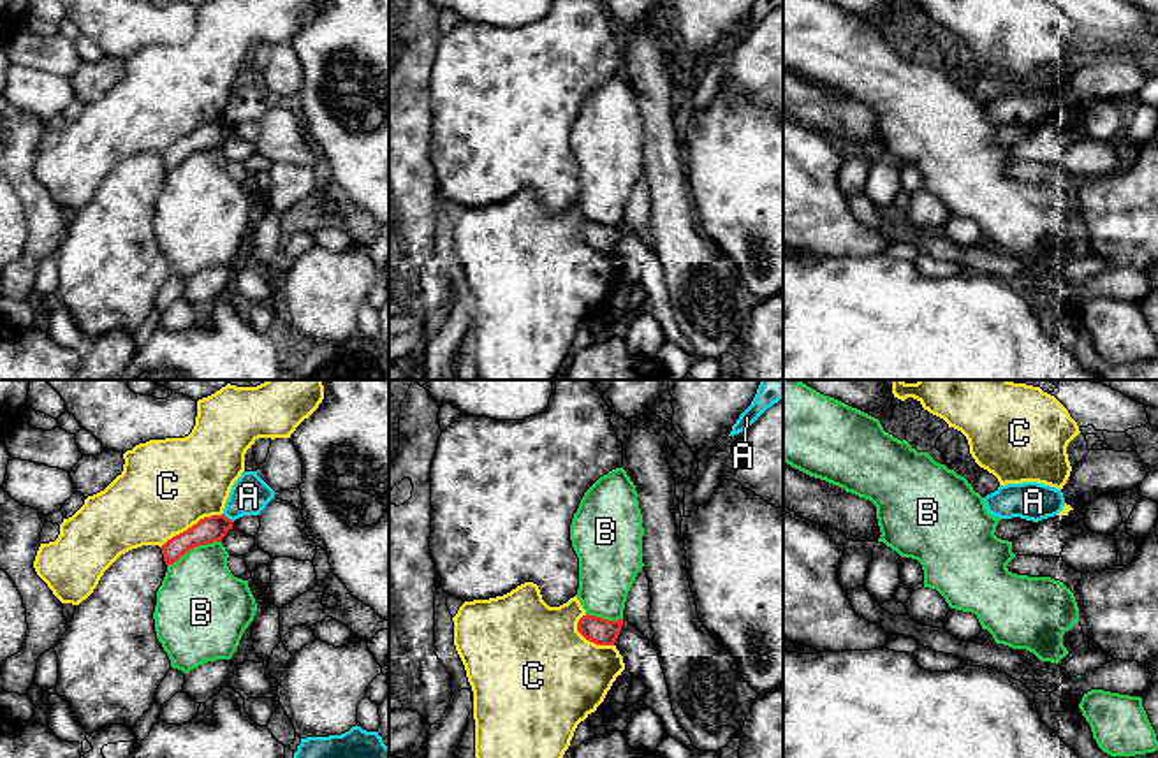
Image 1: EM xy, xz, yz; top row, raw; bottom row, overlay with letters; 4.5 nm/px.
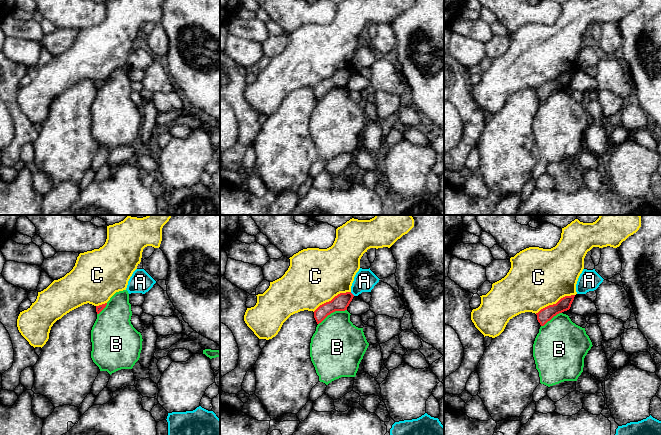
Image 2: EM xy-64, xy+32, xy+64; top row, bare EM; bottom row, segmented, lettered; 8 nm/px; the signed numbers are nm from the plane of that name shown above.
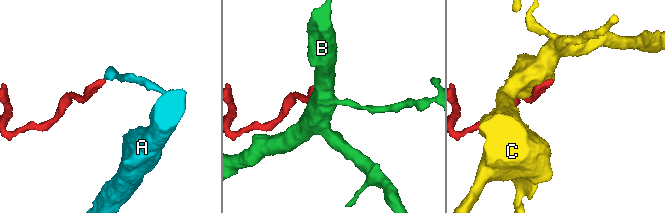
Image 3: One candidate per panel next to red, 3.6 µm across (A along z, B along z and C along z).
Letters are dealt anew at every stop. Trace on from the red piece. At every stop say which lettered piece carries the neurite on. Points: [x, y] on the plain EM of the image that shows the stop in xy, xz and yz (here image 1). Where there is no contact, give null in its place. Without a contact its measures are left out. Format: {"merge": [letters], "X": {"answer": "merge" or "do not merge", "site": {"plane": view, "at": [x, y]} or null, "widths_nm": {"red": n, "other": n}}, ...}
{"merge": [], "A": {"answer": "do not merge", "site": {"plane": "xy", "at": [226, 123]}, "widths_nm": {"red": 120, "other": 180}}, "B": {"answer": "do not merge", "site": {"plane": "xy", "at": [194, 152]}, "widths_nm": {"red": 120, "other": 380}}, "C": {"answer": "do not merge", "site": {"plane": "xy", "at": [192, 132]}, "widths_nm": {"red": 120, "other": 420}}}

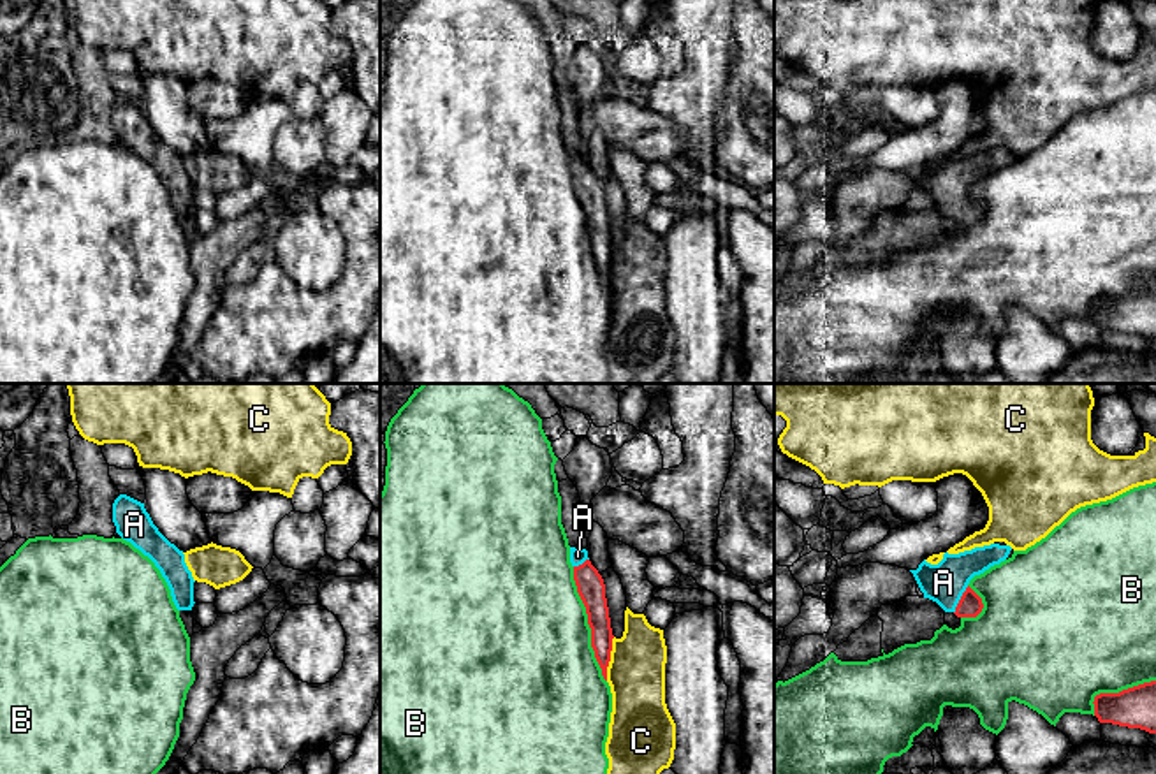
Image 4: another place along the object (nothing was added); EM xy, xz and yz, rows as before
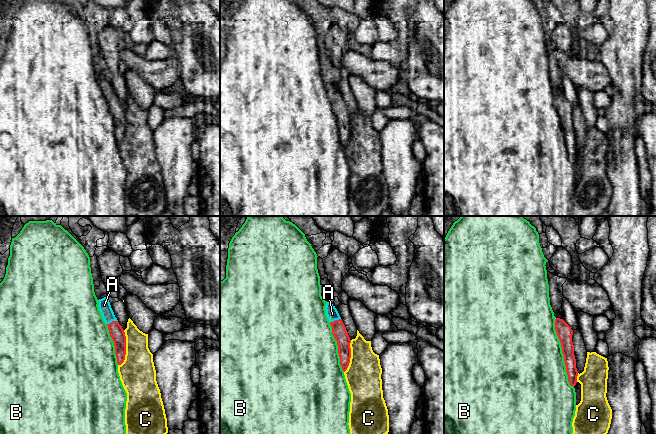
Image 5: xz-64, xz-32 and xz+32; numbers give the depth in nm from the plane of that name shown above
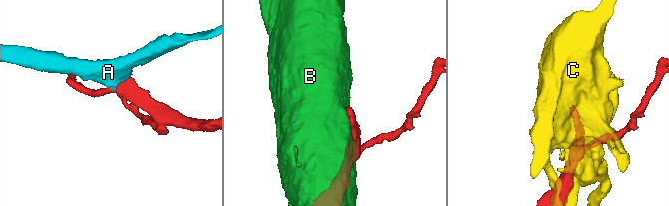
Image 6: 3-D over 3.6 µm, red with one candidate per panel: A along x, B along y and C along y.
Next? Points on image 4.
{"merge": ["A"], "A": {"answer": "merge", "site": {"plane": "yz", "at": [959, 206]}, "widths_nm": {"red": 110, "other": 190}}, "B": {"answer": "do not merge", "site": {"plane": "xz", "at": [588, 229]}, "widths_nm": {"red": 130, "other": 500}}, "C": {"answer": "do not merge", "site": {"plane": "xz", "at": [609, 264]}, "widths_nm": {"red": 100, "other": 260}}}

